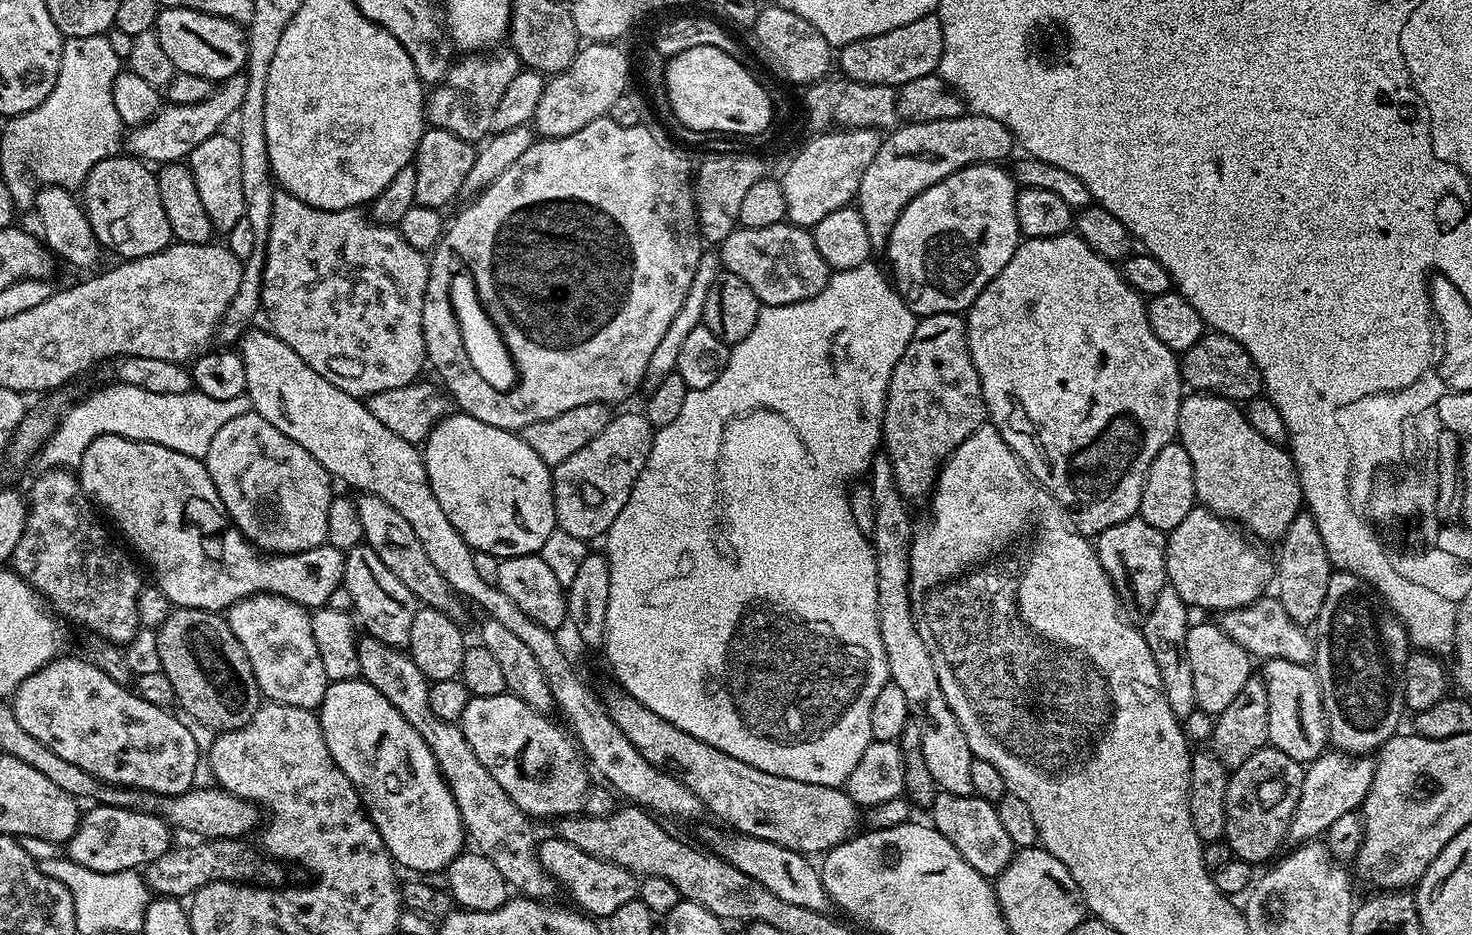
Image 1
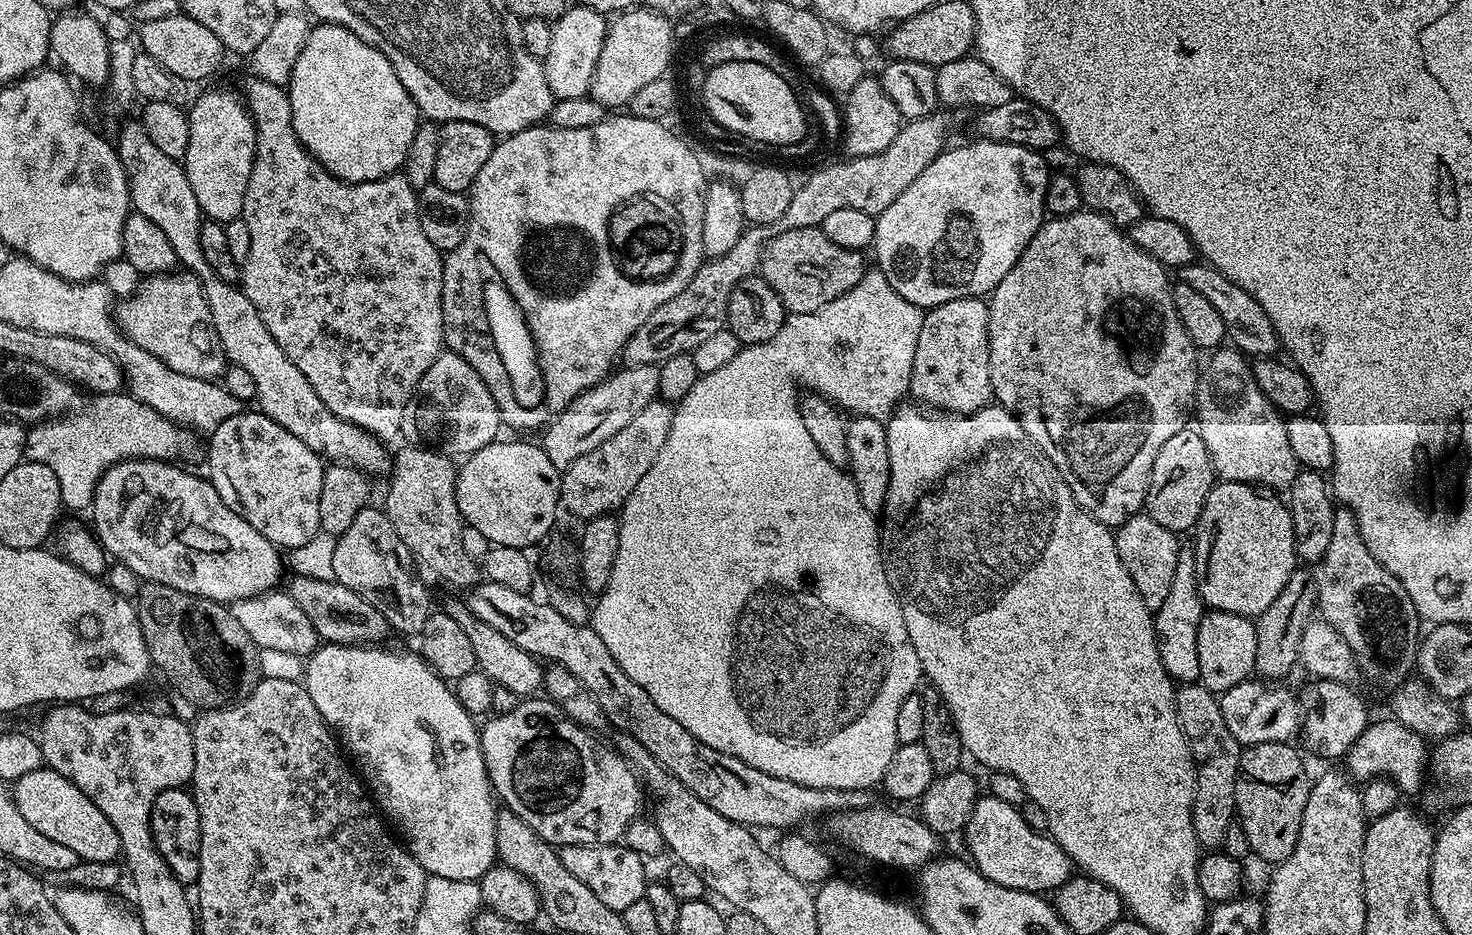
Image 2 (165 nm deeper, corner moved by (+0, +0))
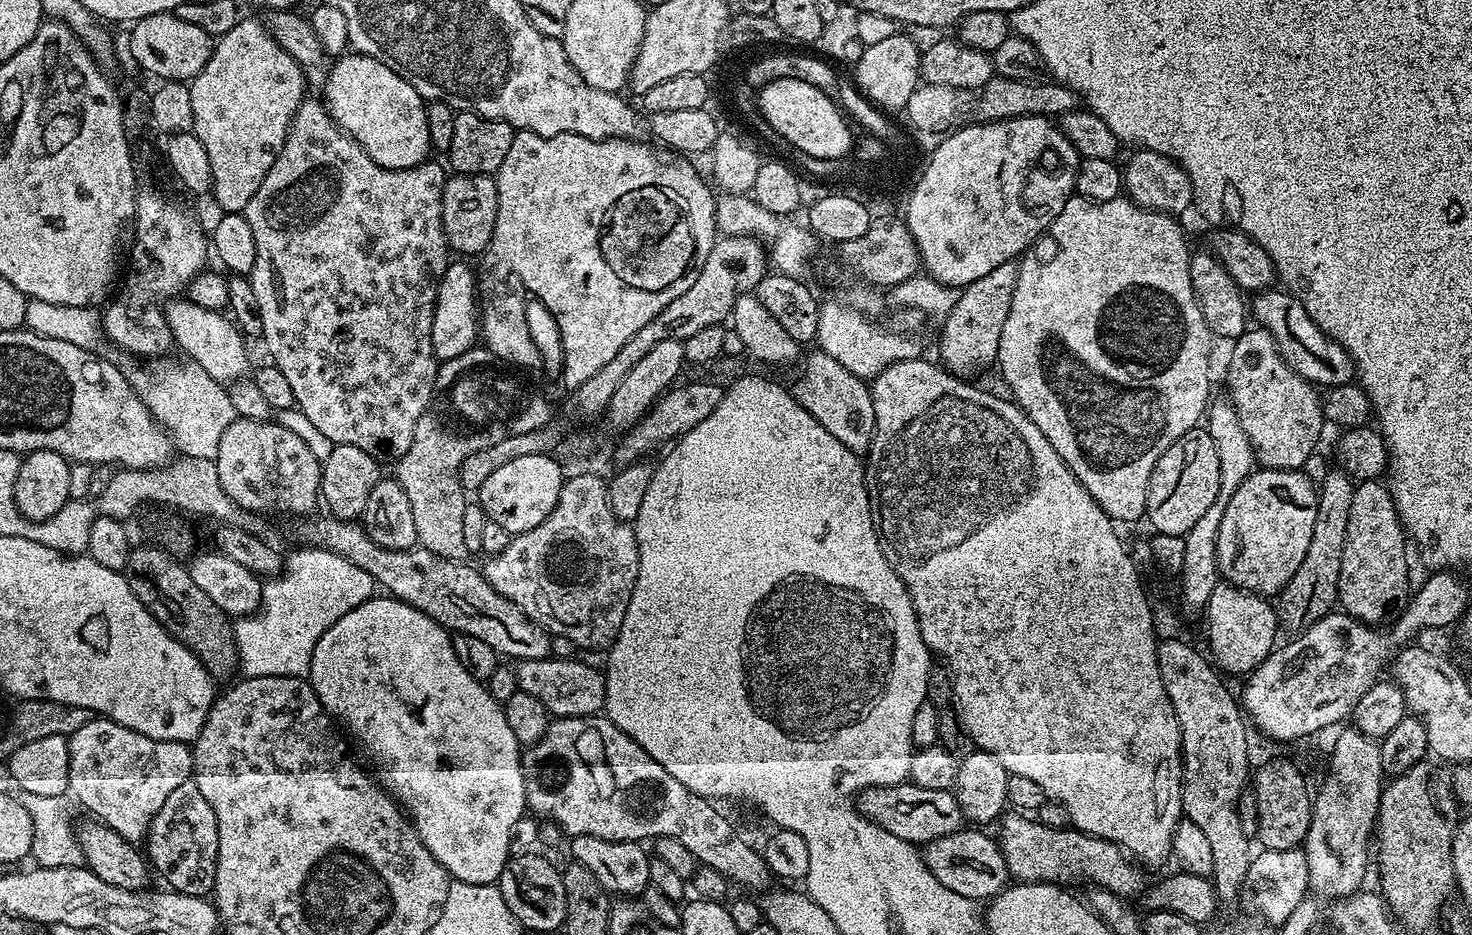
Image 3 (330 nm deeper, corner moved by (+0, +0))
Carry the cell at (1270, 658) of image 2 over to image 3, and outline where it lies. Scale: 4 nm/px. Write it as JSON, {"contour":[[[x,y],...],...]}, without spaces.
{"contour":[[[1329,470],[1326,478],[1318,484],[1318,515],[1314,518],[1314,538],[1310,538],[1310,546],[1306,549],[1306,558],[1302,558],[1302,566],[1294,570],[1294,578],[1279,593],[1278,620],[1289,628],[1290,633],[1299,634],[1323,616],[1333,611],[1338,597],[1338,578],[1342,566],[1342,550],[1346,546],[1346,522],[1350,522],[1350,502],[1354,481],[1343,470]]]}

